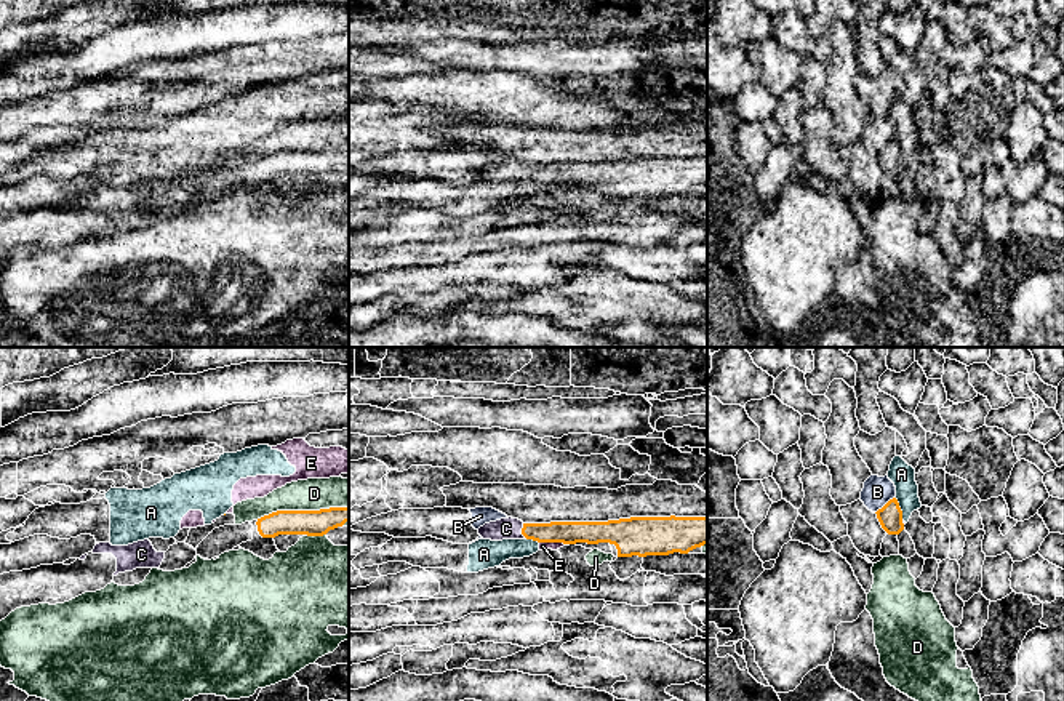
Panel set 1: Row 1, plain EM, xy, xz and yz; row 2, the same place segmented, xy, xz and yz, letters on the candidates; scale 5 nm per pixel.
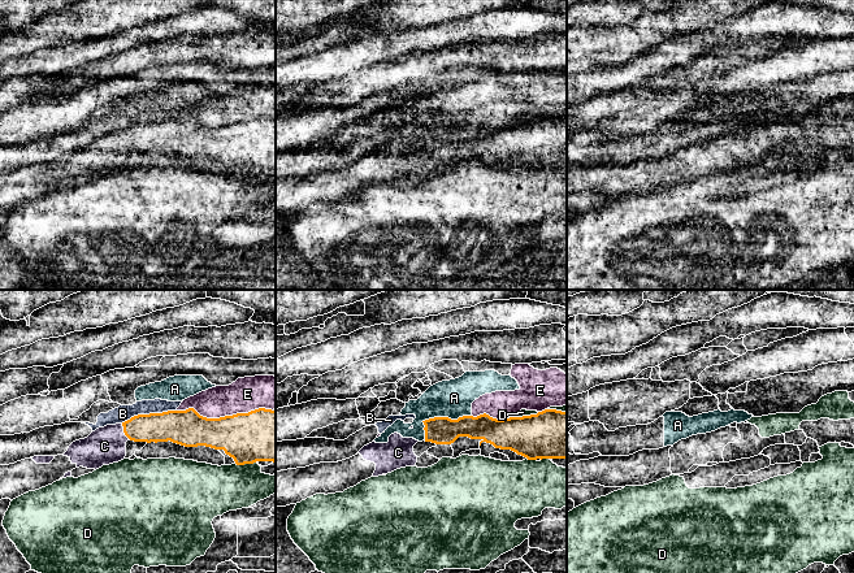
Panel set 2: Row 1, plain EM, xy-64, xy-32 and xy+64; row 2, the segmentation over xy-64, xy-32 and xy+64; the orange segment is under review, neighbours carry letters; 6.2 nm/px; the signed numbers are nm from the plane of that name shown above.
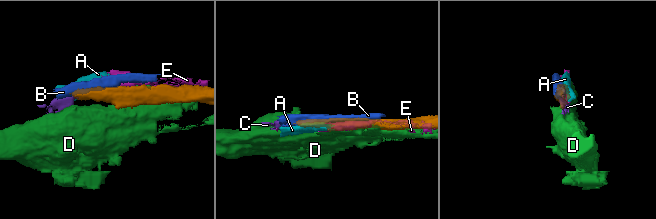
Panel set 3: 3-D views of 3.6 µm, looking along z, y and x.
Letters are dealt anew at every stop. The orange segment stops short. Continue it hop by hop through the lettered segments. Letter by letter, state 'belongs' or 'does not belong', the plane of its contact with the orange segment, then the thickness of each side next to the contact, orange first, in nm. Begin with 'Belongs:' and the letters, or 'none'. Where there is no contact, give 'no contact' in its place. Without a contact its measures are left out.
Belongs: C
A: does not belong; contact in yz; calibres 120 and 120 nm
B: does not belong; contact in yz; calibres 120 and 150 nm
C: belongs; contact in xz; calibres 110 and 110 nm
D: does not belong; contact in xy; calibres 130 and 160 nm
E: does not belong; contact in xz; calibres 110 and 50 nm

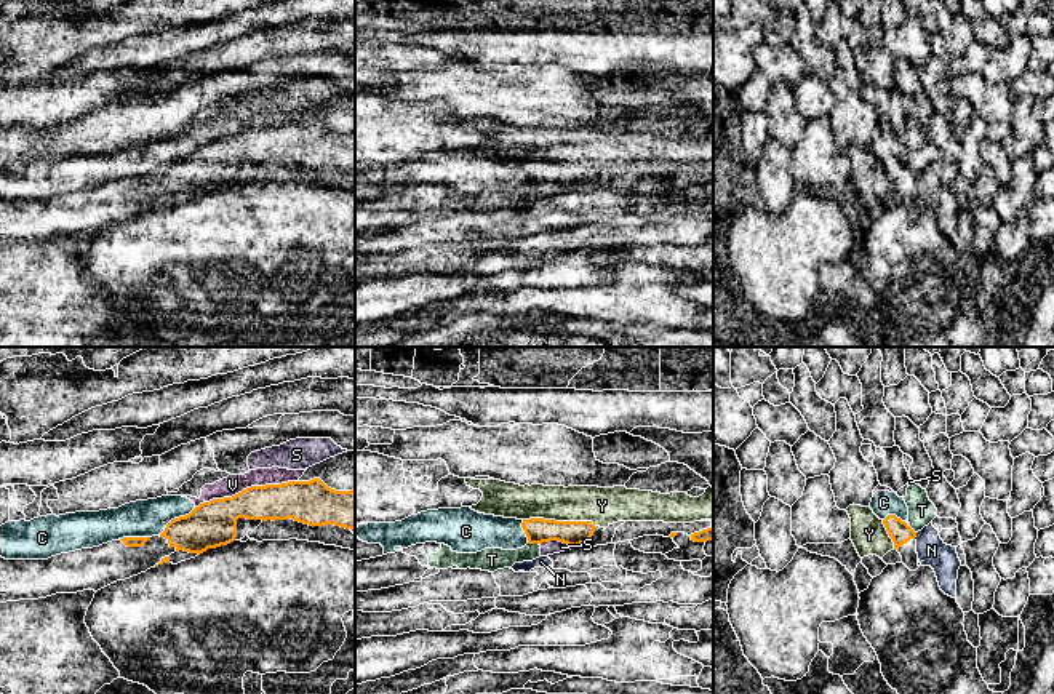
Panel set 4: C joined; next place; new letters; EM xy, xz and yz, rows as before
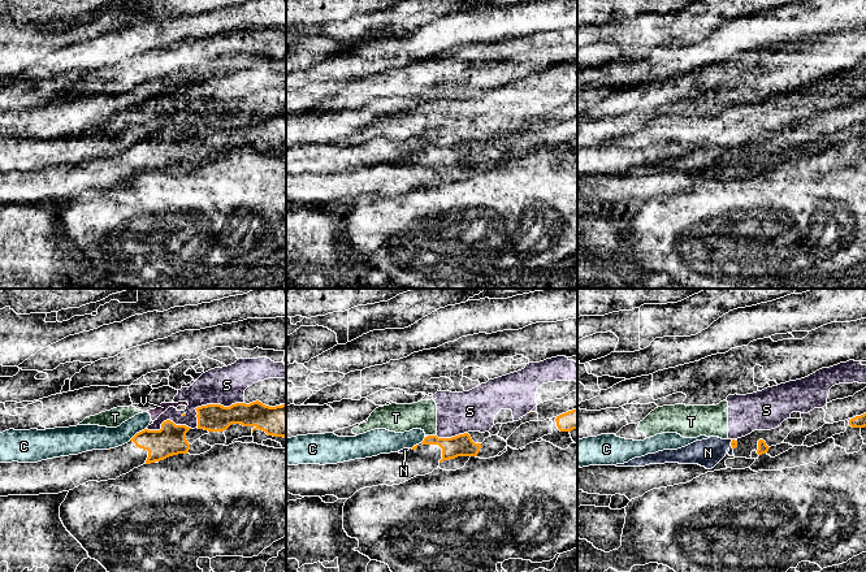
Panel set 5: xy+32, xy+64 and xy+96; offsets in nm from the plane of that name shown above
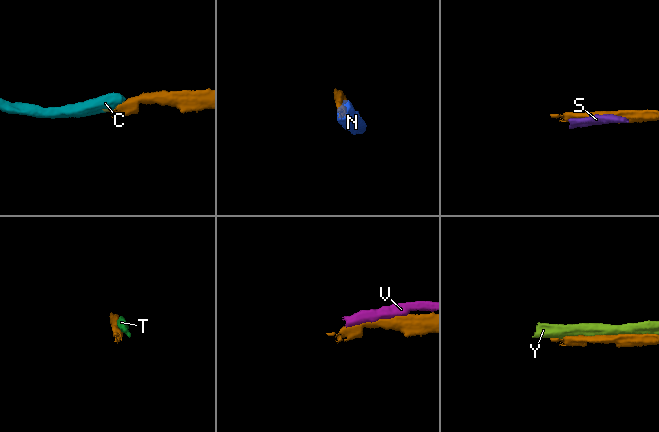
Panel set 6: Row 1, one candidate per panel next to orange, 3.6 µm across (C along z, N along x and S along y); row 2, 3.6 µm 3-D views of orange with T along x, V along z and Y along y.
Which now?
Belongs: none
C: does not belong; contact in xy; calibres 240 and 190 nm
N: does not belong; contact in yz; calibres 110 and 150 nm
S: does not belong; contact in xz; calibres 130 and 70 nm
T: does not belong; contact in xz; calibres 130 and 120 nm
V: does not belong; contact in xy; calibres 220 and 100 nm
Y: does not belong; contact in xz; calibres 130 and 190 nm

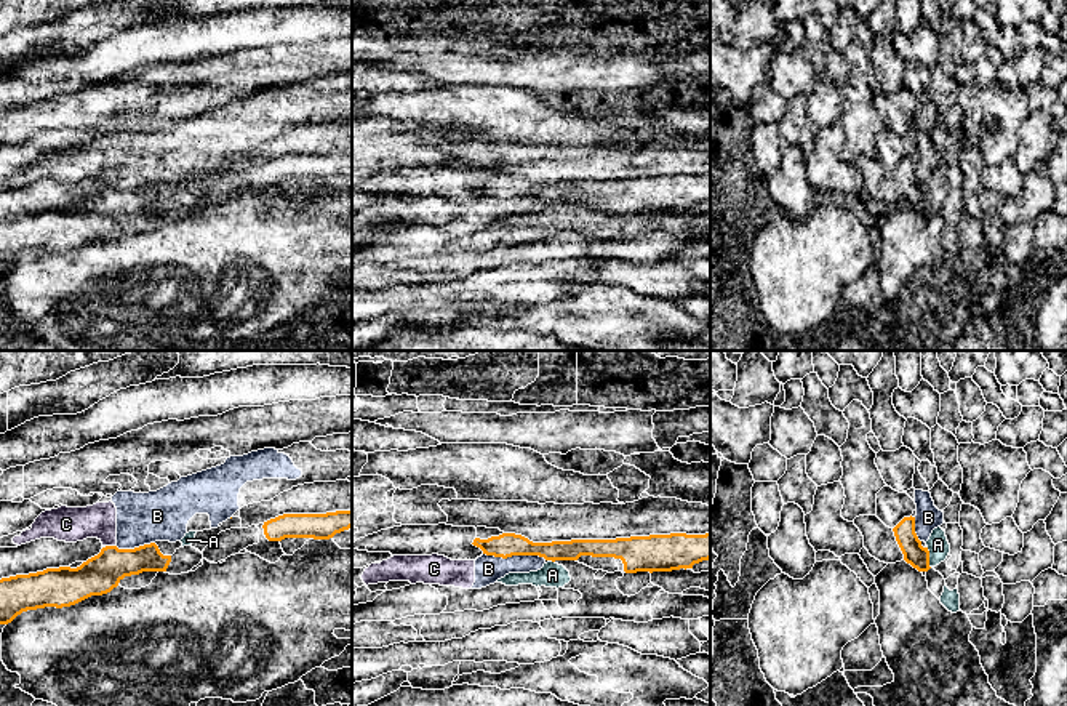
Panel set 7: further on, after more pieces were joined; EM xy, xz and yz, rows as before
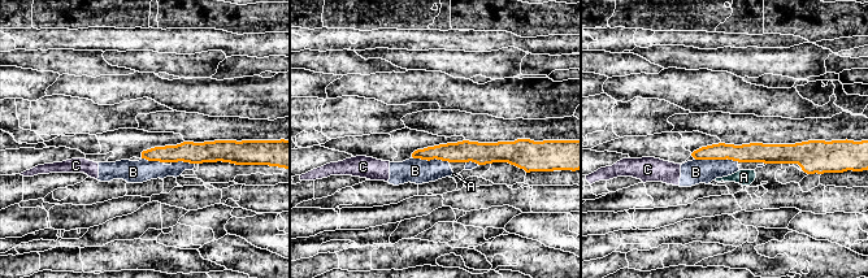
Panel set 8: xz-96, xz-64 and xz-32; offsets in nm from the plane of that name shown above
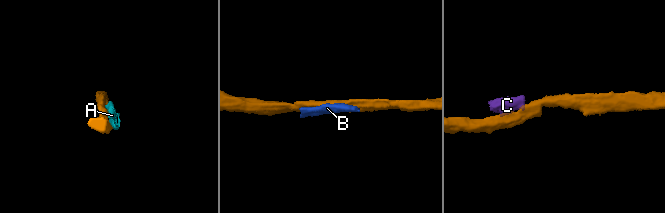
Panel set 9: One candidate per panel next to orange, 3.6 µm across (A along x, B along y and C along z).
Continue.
Belongs: none
A: does not belong; contact in yz; calibres 110 and 110 nm
B: does not belong; contact in xz; calibres 120 and 140 nm
C: does not belong; contact in xy; calibres 190 and 180 nm

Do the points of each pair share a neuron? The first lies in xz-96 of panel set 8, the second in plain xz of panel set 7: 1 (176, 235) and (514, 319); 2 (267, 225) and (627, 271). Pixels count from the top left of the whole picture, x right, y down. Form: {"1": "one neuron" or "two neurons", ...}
{"1": "one neuron", "2": "one neuron"}

